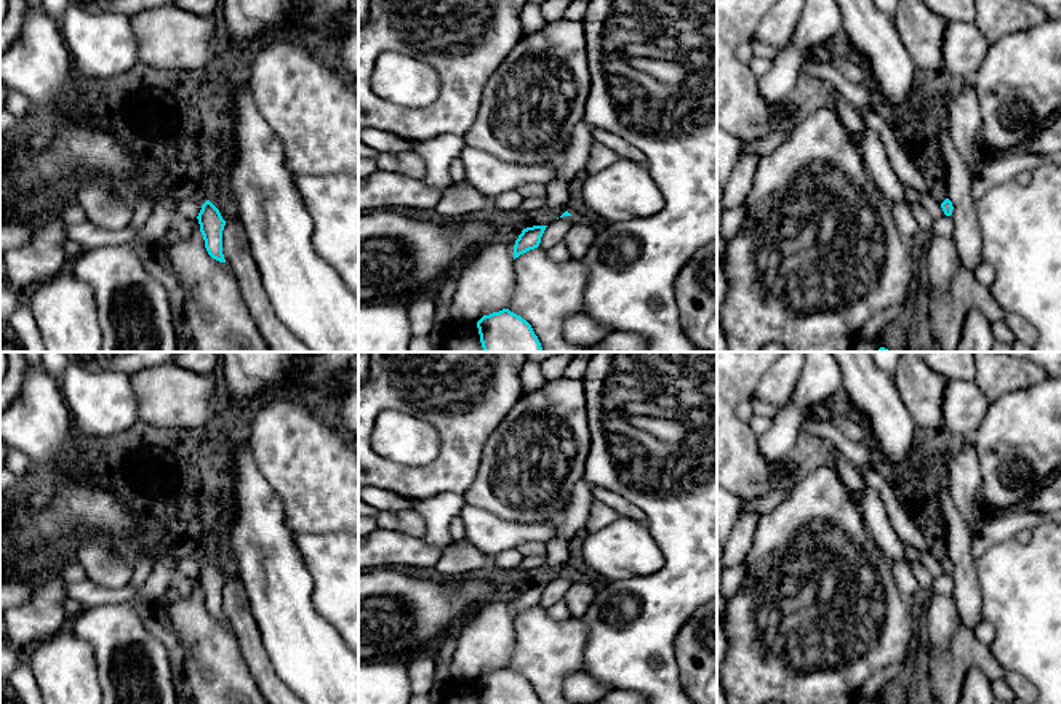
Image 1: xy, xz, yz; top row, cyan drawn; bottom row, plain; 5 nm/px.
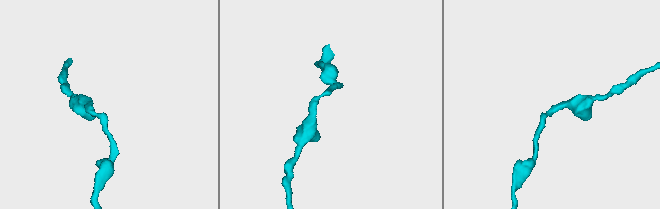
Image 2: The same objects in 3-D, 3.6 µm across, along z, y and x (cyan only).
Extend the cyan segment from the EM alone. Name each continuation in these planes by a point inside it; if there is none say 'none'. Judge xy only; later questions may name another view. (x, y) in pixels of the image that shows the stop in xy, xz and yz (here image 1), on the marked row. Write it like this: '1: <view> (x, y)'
none

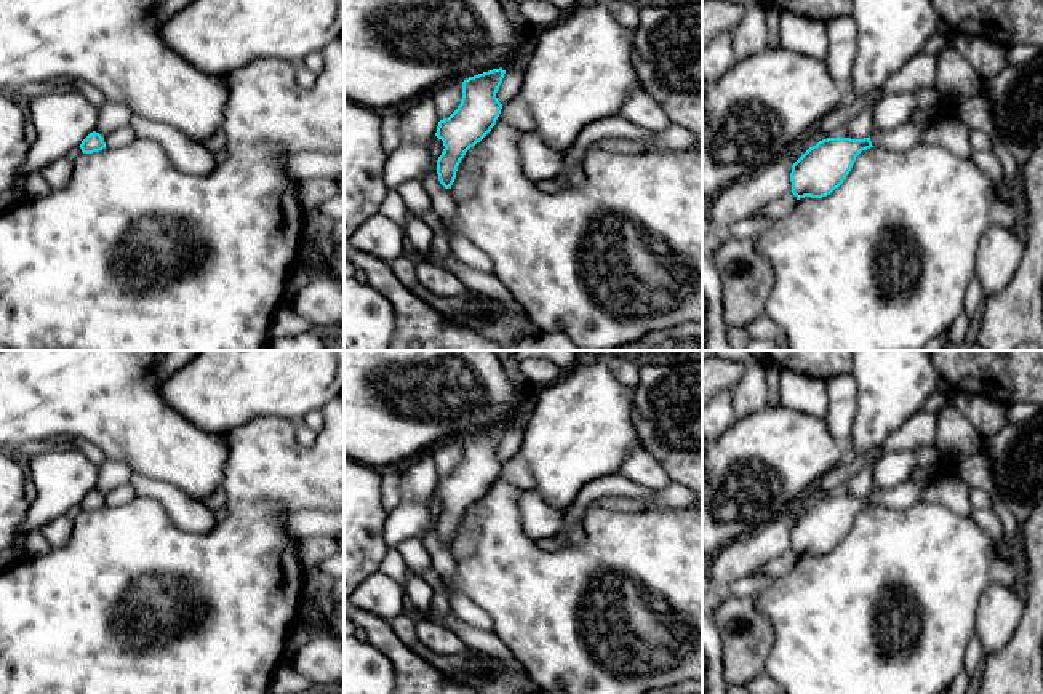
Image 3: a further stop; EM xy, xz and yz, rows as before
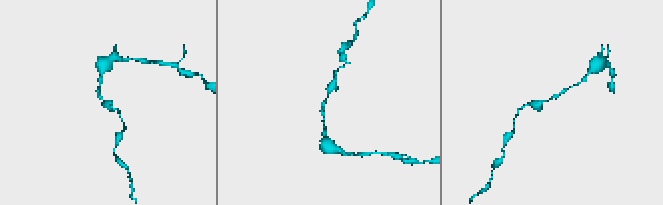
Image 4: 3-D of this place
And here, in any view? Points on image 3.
none

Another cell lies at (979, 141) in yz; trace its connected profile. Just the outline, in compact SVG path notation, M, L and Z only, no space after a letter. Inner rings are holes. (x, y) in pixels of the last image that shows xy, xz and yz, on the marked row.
M969 128L969 144L973 150L992 152L993 141L990 136L977 128Z

